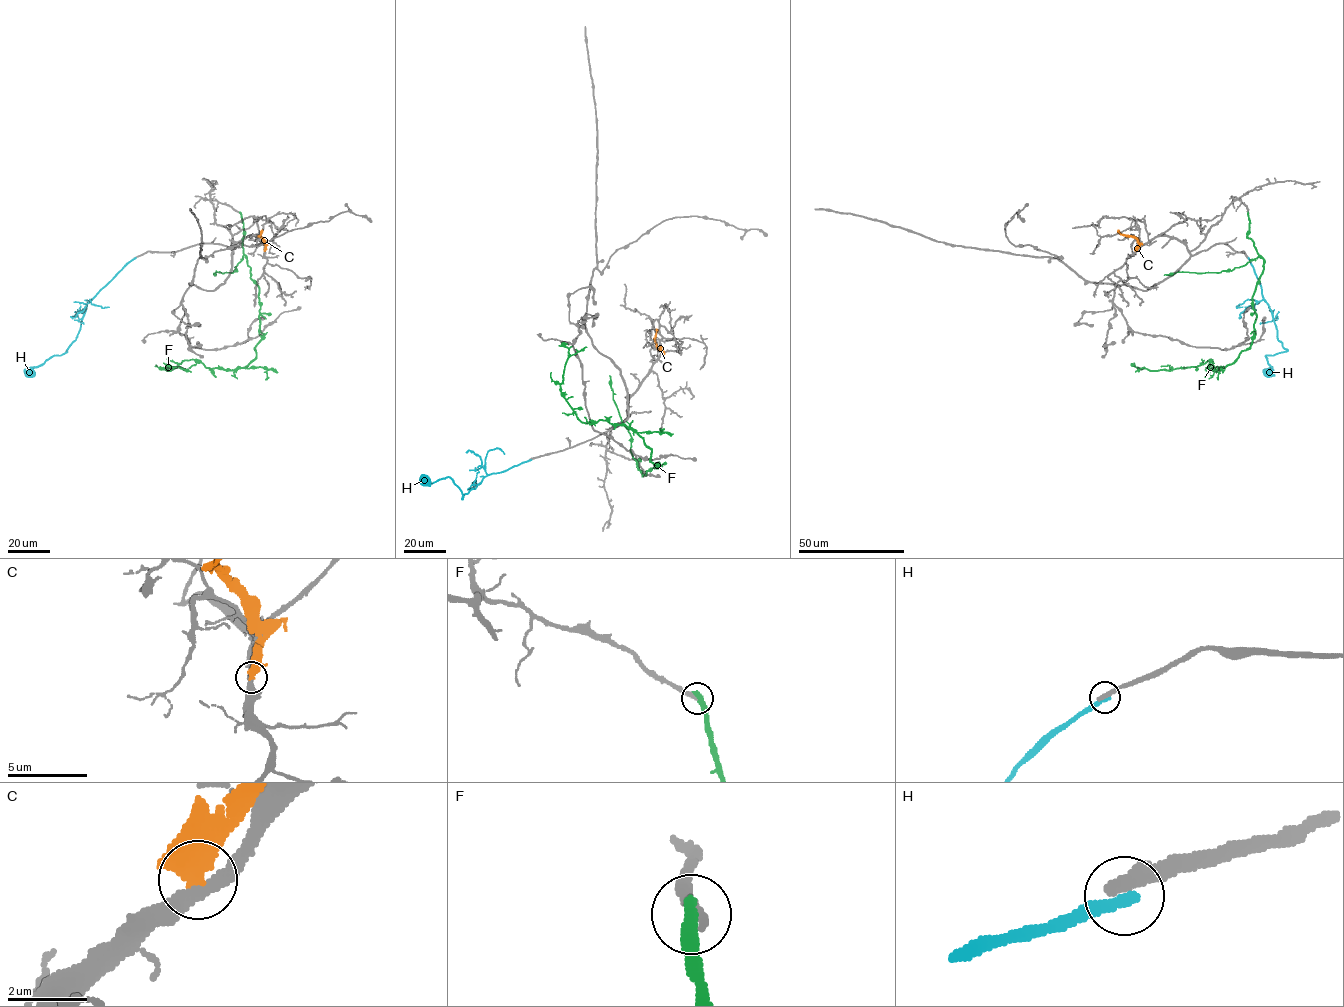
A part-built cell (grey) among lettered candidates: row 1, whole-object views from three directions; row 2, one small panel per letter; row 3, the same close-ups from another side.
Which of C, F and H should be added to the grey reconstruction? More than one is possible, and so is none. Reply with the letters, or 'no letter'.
no letter

